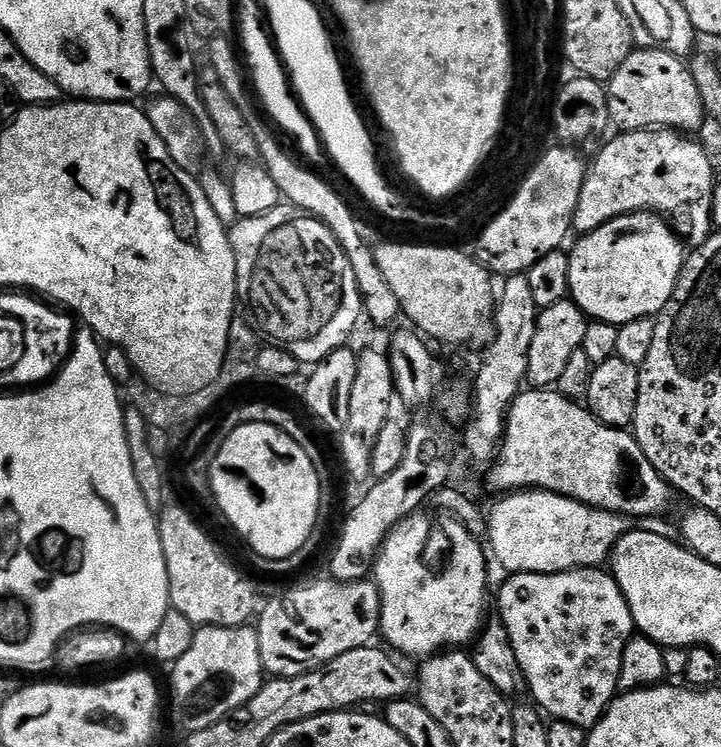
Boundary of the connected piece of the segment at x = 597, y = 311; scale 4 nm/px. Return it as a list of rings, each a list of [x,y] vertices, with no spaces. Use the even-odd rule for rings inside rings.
[[[649,211],[647,212],[632,212],[628,216],[619,216],[614,218],[610,222],[606,222],[602,226],[598,226],[598,230],[593,232],[583,233],[579,237],[580,240],[577,242],[573,248],[570,248],[568,252],[568,261],[570,262],[570,282],[568,283],[568,294],[570,299],[573,300],[577,306],[579,306],[584,315],[588,317],[589,321],[601,320],[607,324],[622,325],[629,324],[635,320],[646,320],[649,318],[655,318],[660,315],[660,311],[666,306],[666,302],[670,302],[670,294],[674,294],[676,289],[676,283],[680,277],[680,271],[684,269],[684,262],[686,259],[686,251],[680,245],[680,240],[663,224],[661,217],[659,215],[653,214]]]

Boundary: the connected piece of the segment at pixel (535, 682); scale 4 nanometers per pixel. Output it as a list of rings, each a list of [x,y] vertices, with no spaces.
[[[575,568],[572,572],[555,572],[554,574],[538,574],[537,572],[518,572],[507,577],[508,581],[500,588],[499,619],[504,622],[504,629],[510,634],[510,642],[514,646],[514,654],[518,654],[518,666],[522,666],[524,683],[527,691],[532,691],[531,699],[552,720],[570,722],[574,726],[591,730],[608,711],[608,705],[616,699],[620,688],[620,671],[622,670],[622,654],[634,635],[634,625],[630,606],[618,586],[616,577],[600,568]]]

